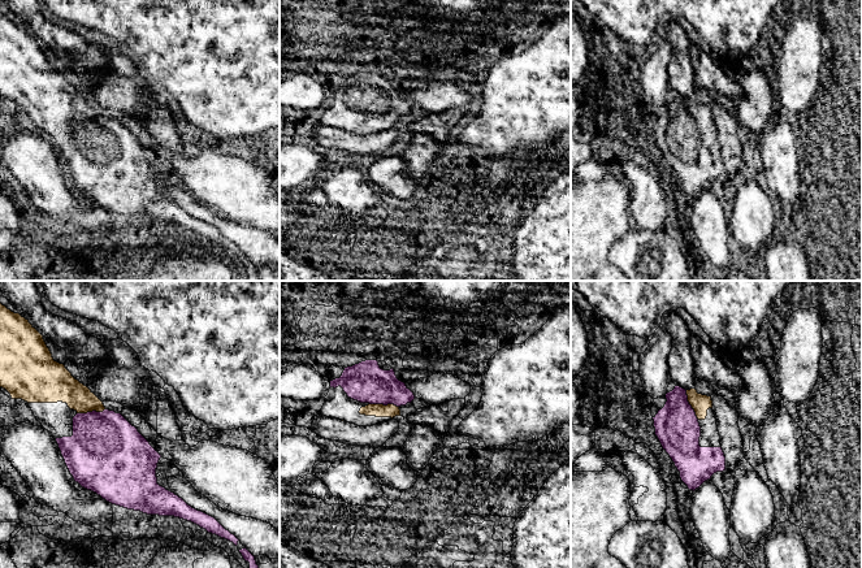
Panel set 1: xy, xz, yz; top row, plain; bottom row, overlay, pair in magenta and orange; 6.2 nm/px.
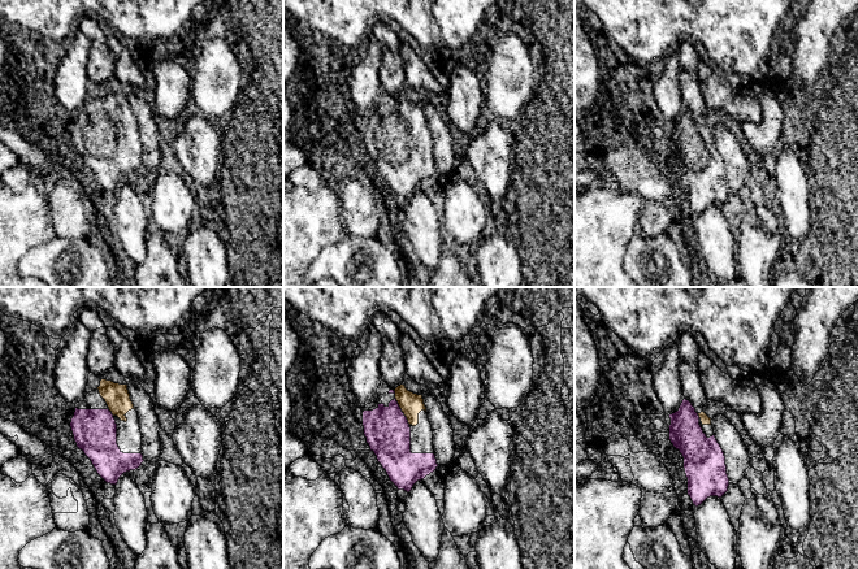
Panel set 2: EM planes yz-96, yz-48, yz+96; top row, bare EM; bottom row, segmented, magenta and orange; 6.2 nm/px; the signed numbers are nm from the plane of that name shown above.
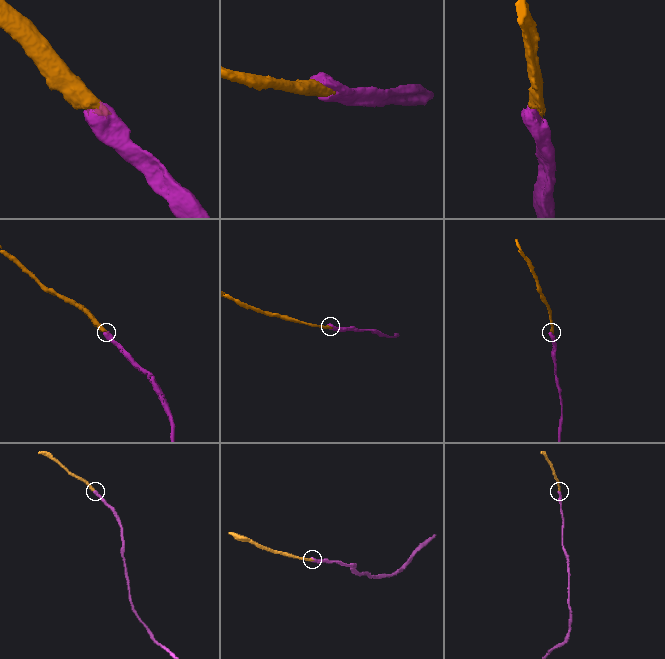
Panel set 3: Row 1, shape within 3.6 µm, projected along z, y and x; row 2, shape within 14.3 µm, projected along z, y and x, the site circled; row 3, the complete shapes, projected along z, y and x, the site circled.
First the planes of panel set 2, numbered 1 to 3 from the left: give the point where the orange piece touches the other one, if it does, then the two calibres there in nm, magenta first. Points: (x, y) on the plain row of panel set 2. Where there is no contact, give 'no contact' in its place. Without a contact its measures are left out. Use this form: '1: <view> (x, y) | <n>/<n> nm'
1: yz-96 (111, 121) | 280/160 nm
2: yz-48 (401, 120) | 280/140 nm
3: yz+96 (698, 125) | 240/60 nm

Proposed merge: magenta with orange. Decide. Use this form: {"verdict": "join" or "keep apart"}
{"verdict": "join"}

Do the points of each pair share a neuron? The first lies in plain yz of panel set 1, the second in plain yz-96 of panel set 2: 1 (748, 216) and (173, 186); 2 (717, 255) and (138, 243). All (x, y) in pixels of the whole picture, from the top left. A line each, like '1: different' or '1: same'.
1: same
2: same

